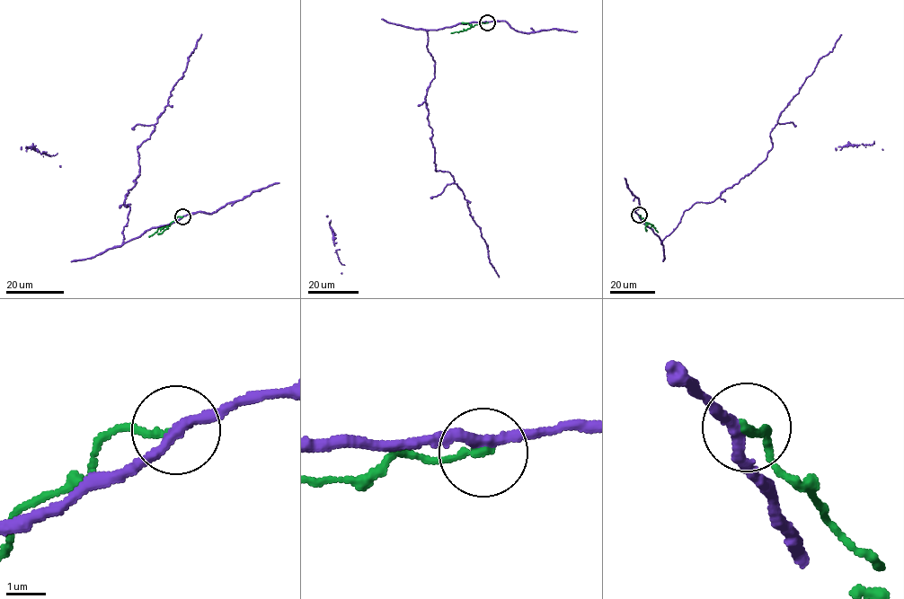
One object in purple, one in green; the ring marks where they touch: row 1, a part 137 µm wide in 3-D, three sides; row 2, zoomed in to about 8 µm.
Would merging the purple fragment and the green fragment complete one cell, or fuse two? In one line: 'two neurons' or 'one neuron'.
two neurons

